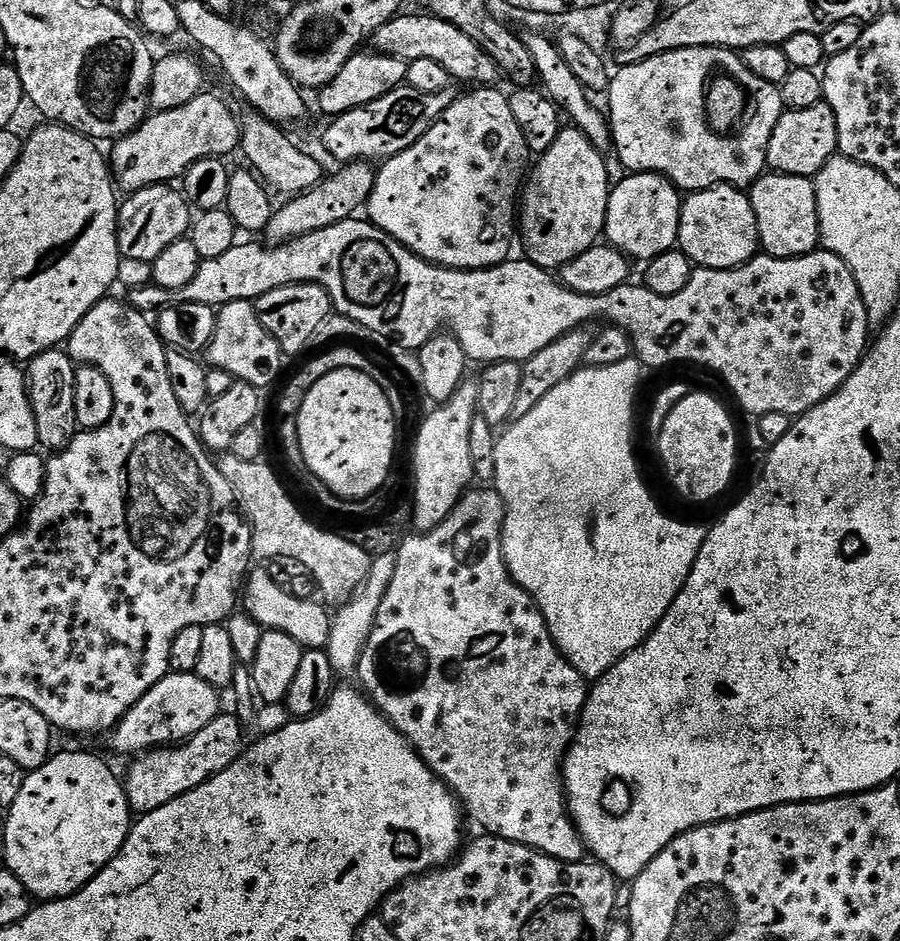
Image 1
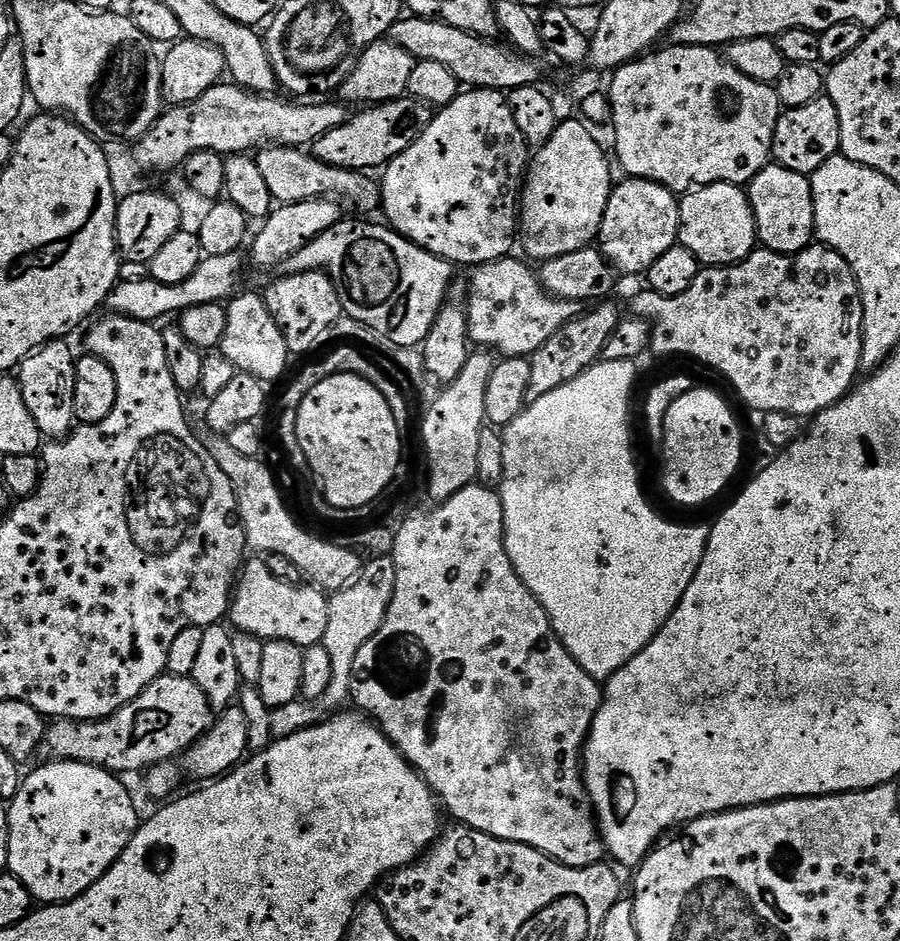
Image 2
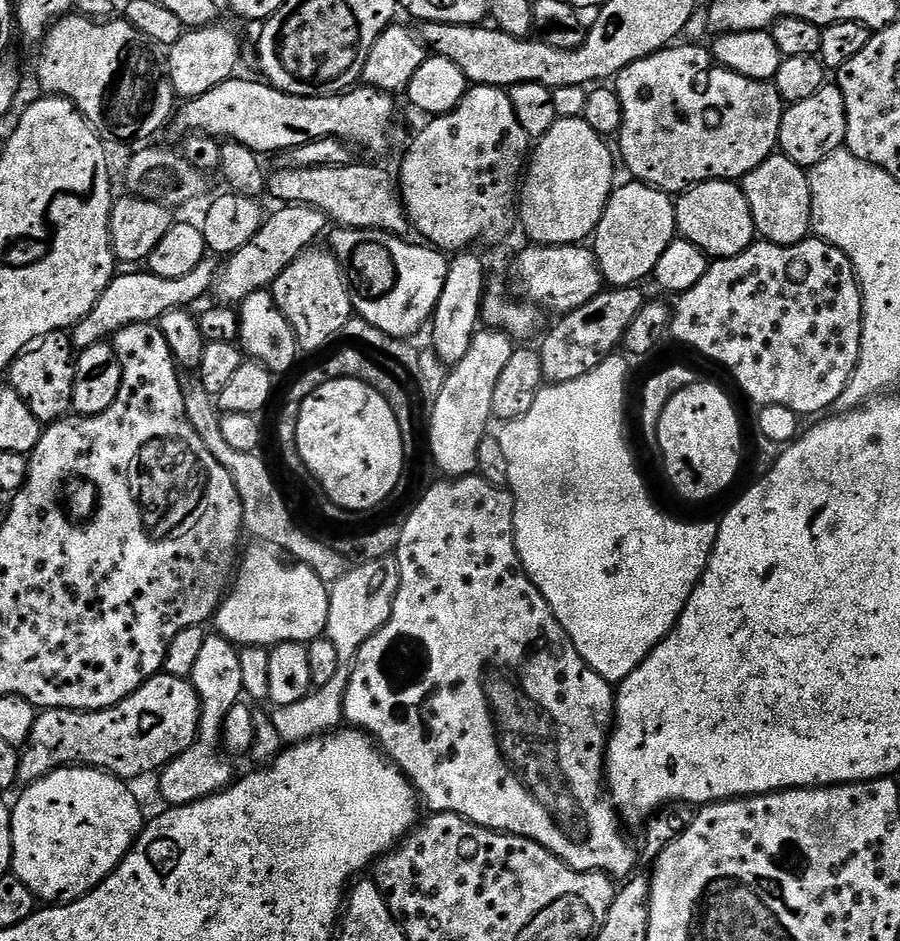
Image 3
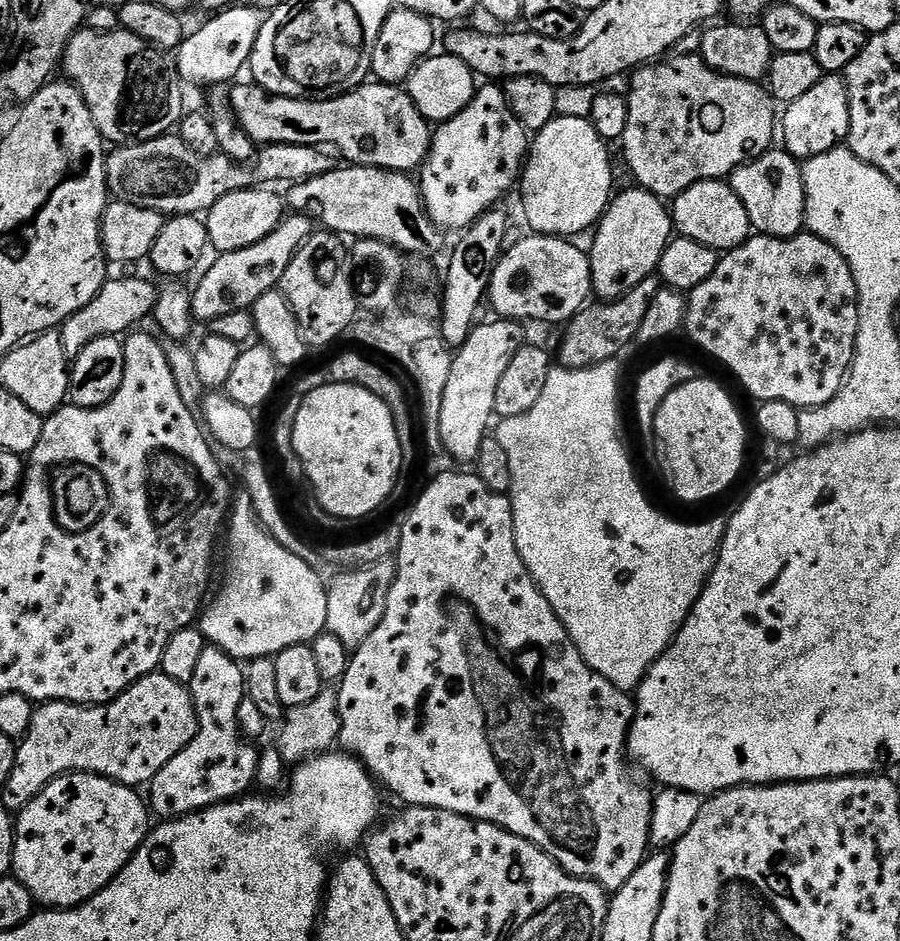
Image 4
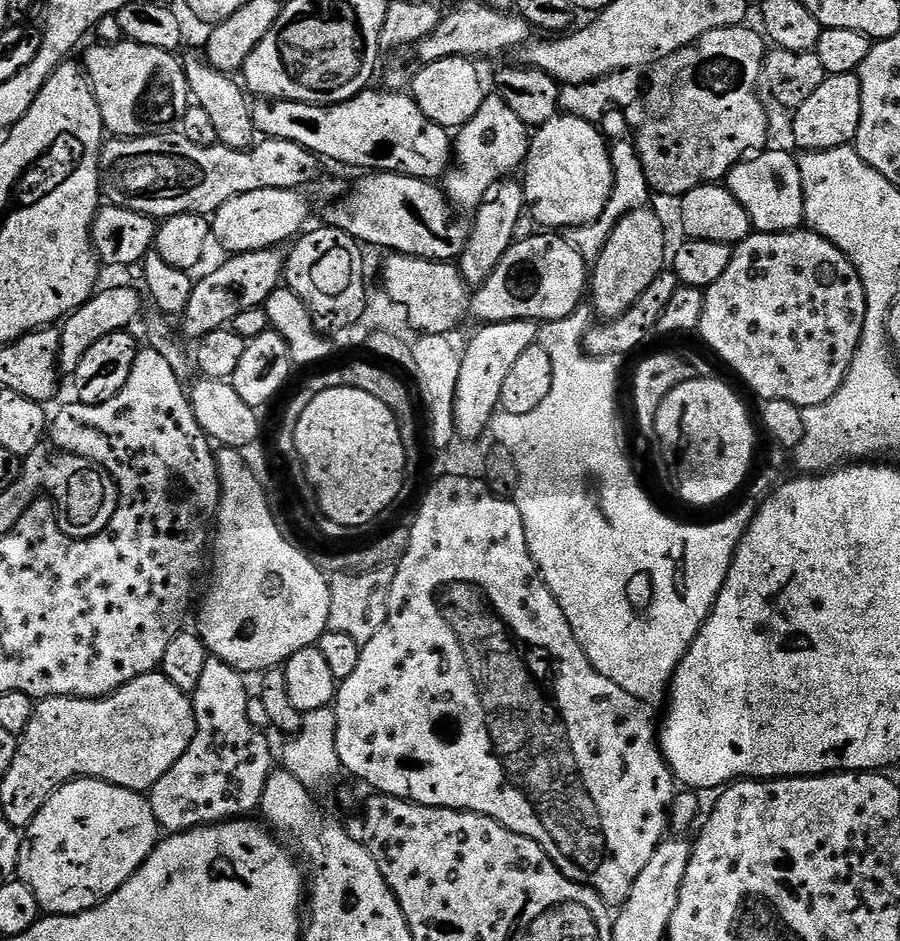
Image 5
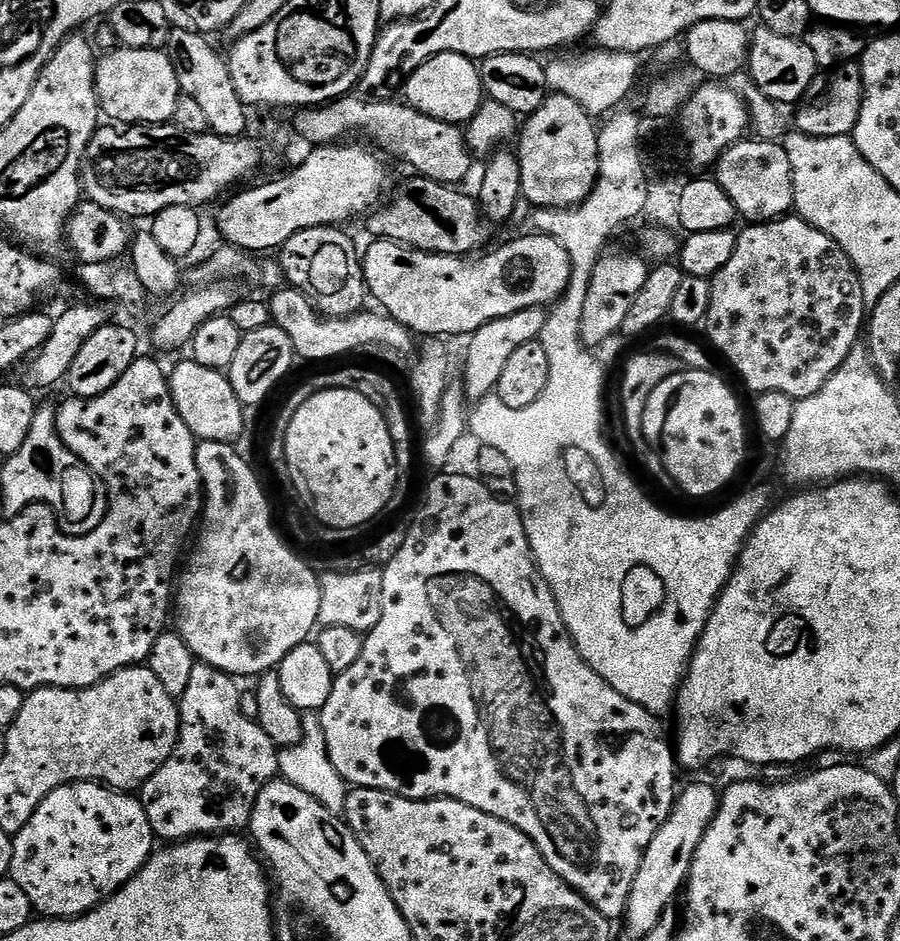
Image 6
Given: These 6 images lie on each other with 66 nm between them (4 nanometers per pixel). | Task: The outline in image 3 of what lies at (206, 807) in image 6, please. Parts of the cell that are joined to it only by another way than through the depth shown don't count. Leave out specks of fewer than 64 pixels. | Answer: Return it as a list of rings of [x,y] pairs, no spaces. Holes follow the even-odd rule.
[[[205,635],[190,683],[200,699],[200,730],[196,733],[196,741],[159,773],[160,792],[168,806],[193,804],[215,792],[224,791],[233,783],[233,761],[227,755],[220,756],[220,752],[222,753],[226,716],[234,705],[241,703],[244,696],[240,648],[230,643],[225,636]]]

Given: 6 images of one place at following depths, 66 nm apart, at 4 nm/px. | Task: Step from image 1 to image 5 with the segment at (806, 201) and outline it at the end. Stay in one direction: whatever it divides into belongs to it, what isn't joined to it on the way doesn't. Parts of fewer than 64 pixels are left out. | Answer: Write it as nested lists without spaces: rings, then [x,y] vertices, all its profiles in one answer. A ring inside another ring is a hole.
[[[764,150],[729,170],[726,186],[742,202],[742,210],[757,232],[794,232],[805,223],[800,162],[788,152]]]

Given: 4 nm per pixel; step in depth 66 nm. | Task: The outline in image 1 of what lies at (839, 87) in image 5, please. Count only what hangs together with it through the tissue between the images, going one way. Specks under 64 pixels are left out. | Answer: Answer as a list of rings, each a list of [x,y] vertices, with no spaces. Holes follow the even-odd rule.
[[[823,102],[810,106],[810,110],[785,110],[774,126],[768,147],[767,167],[774,172],[791,176],[815,177],[838,152],[838,130],[834,110]]]

